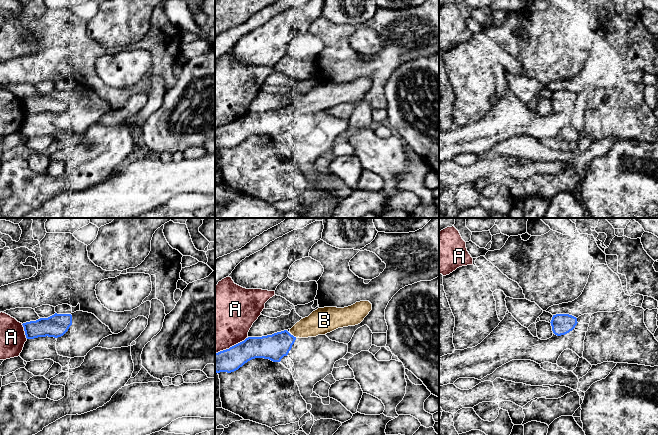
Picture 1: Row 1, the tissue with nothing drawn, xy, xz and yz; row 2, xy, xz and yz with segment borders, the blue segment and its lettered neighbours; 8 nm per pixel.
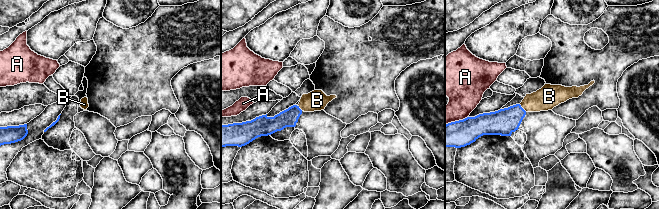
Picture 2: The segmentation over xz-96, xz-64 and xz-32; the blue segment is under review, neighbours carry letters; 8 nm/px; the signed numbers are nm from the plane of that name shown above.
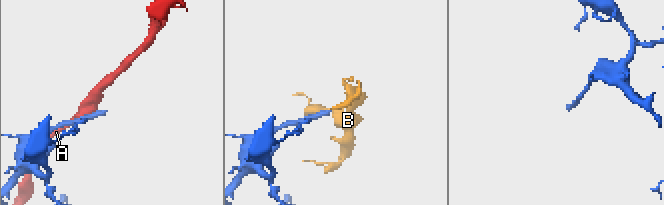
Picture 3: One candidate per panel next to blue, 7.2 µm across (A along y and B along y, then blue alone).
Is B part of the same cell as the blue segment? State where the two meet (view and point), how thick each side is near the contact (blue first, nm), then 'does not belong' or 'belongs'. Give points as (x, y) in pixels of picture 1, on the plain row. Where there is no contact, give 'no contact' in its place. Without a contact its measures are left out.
xz (293, 112) | 220/200 nm | belongs

